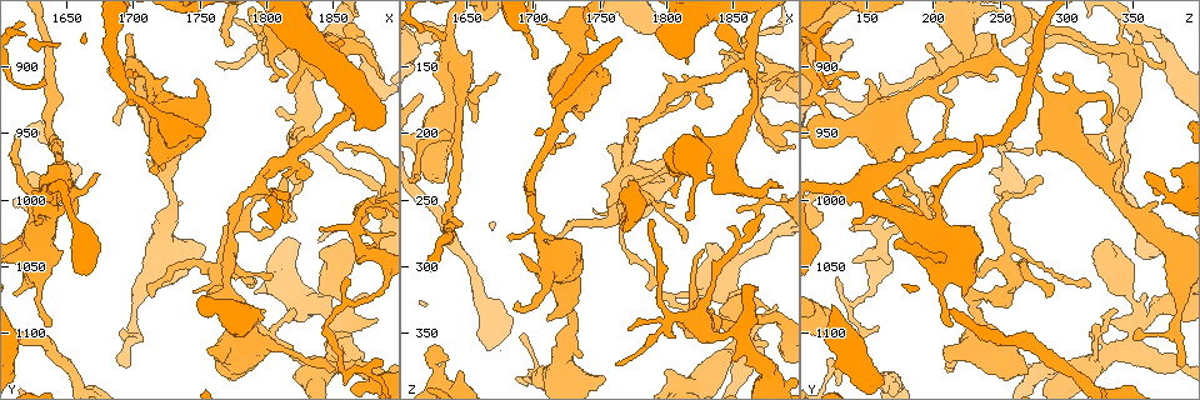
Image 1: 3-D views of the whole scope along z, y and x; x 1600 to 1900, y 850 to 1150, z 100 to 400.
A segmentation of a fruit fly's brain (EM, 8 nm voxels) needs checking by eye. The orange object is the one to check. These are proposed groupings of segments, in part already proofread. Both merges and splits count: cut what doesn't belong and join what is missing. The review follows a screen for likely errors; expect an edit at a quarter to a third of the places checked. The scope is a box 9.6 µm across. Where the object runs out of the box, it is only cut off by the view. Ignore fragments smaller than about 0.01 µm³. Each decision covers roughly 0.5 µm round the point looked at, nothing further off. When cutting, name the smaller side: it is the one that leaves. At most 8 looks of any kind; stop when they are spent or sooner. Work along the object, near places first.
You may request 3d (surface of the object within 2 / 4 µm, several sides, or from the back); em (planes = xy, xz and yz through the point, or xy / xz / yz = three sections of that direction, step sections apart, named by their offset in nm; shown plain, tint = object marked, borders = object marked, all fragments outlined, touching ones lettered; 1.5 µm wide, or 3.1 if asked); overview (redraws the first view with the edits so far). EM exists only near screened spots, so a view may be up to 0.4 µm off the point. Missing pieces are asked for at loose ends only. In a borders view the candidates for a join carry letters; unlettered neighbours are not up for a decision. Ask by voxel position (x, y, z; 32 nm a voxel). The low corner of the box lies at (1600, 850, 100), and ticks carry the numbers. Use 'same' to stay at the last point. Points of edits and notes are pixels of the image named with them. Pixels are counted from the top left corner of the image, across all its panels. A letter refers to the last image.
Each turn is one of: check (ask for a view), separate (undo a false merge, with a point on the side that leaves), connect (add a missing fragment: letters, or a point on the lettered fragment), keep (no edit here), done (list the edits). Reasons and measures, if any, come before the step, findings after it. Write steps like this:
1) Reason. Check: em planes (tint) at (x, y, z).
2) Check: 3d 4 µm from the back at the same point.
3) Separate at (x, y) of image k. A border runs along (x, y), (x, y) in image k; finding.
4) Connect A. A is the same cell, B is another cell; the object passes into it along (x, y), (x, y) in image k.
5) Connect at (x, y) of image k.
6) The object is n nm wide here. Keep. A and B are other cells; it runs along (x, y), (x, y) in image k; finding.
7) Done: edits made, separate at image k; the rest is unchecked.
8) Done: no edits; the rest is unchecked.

Free end. Check: 3d 4 µm from the back at (1820, 884, 198).

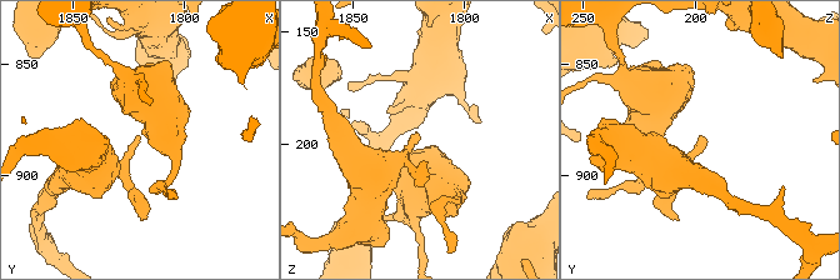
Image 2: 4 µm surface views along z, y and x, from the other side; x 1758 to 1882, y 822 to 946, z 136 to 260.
Need the tissue. Check: em planes (plain) at (1819, 882, 198).

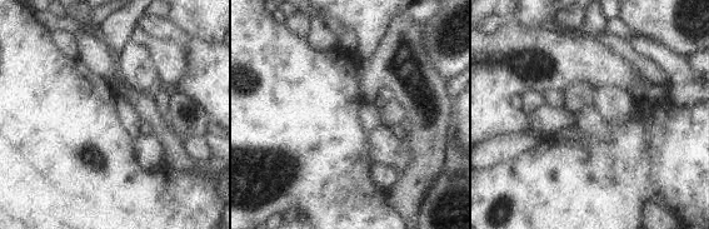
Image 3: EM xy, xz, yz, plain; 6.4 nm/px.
See the neighbours. Check: em planes (borders) at the same point.

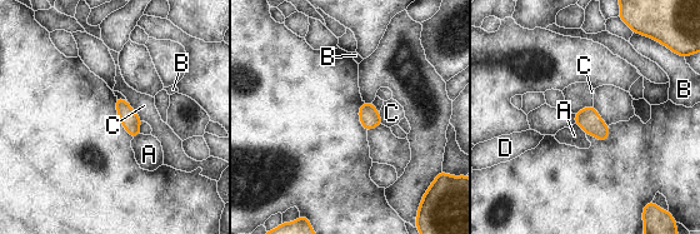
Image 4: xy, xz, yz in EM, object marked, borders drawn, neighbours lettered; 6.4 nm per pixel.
Keep. A, B, C and D are other cells; a border runs along (126, 101), (143, 120) in image 4; none of them fits.

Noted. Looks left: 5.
Free end. Check: 3d 2 µm at (1772, 882, 252).

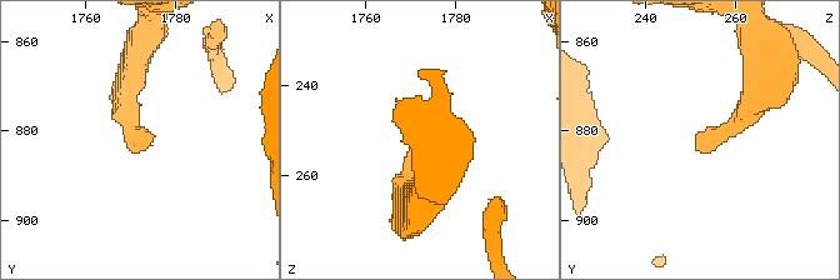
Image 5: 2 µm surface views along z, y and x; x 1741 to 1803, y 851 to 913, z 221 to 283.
Check: em planes (borders) at (1773, 880, 251).

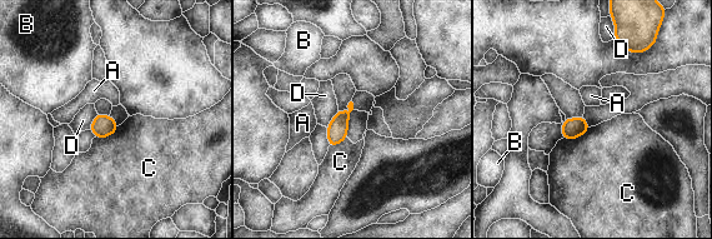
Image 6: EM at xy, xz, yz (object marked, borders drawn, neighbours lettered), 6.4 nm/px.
Keep. A, B, C and D are other cells; a border runs along (337, 109), (326, 127) in image 6; none of them fits.

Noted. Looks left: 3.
Branch stops here. Check: em planes (borders) at (1694, 878, 244).

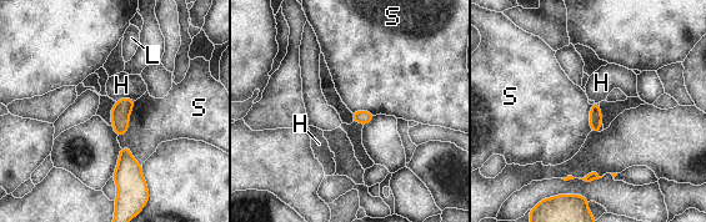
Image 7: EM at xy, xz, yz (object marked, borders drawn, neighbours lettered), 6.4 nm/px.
Keep. H, L and S are other cells; a border runs along (136, 100), (129, 129), (118, 137) in image 7; no lettered fragment goes on from it.

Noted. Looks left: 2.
Done: no edits; the rest is unchecked.

